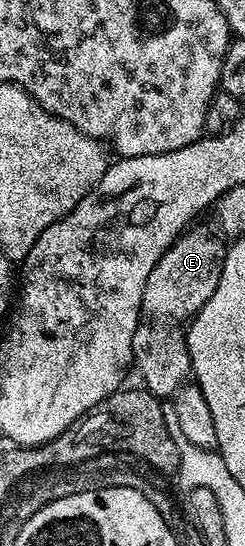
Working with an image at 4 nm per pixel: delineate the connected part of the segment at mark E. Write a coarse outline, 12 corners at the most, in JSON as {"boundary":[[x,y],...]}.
{"boundary":[[189,230],[155,262],[141,310],[188,321],[215,294],[226,245]]}

